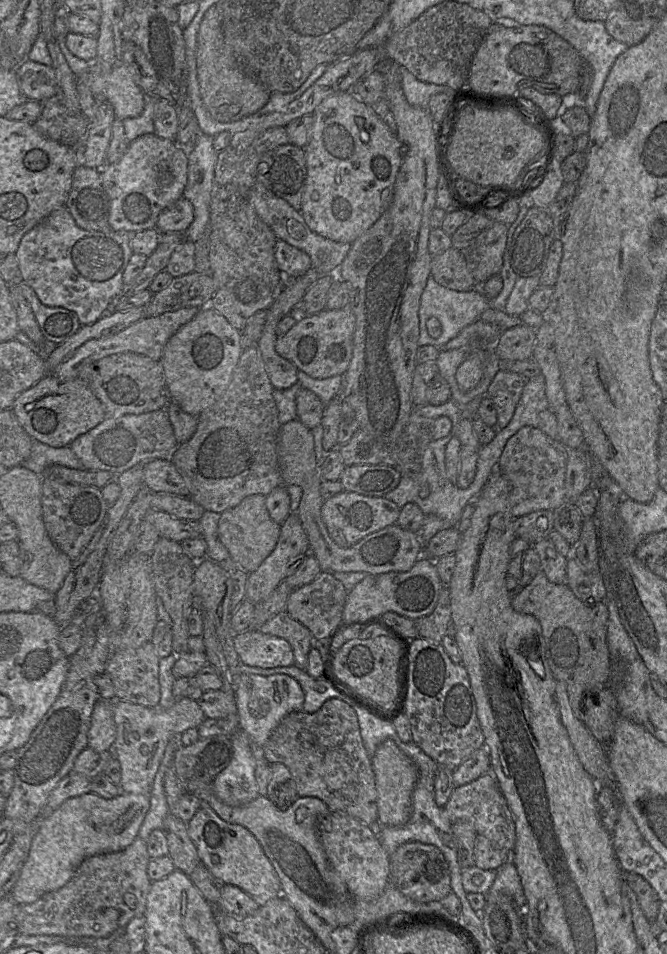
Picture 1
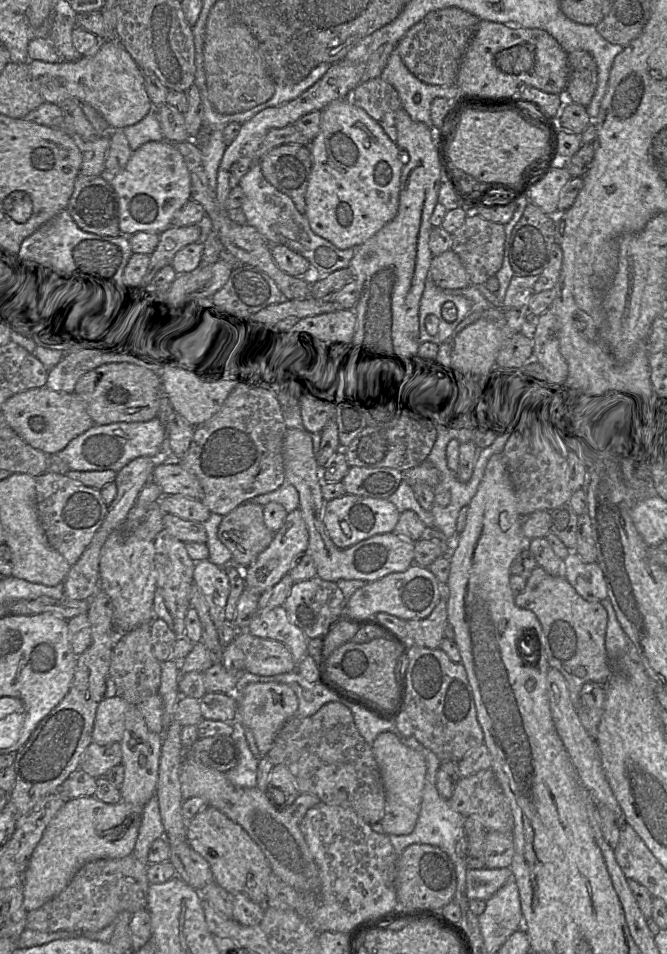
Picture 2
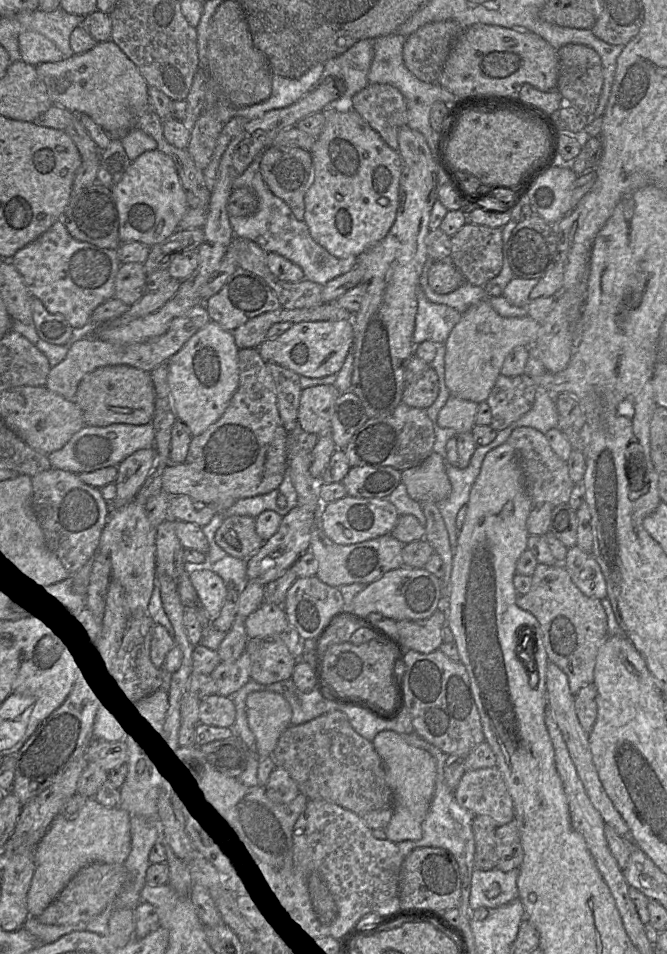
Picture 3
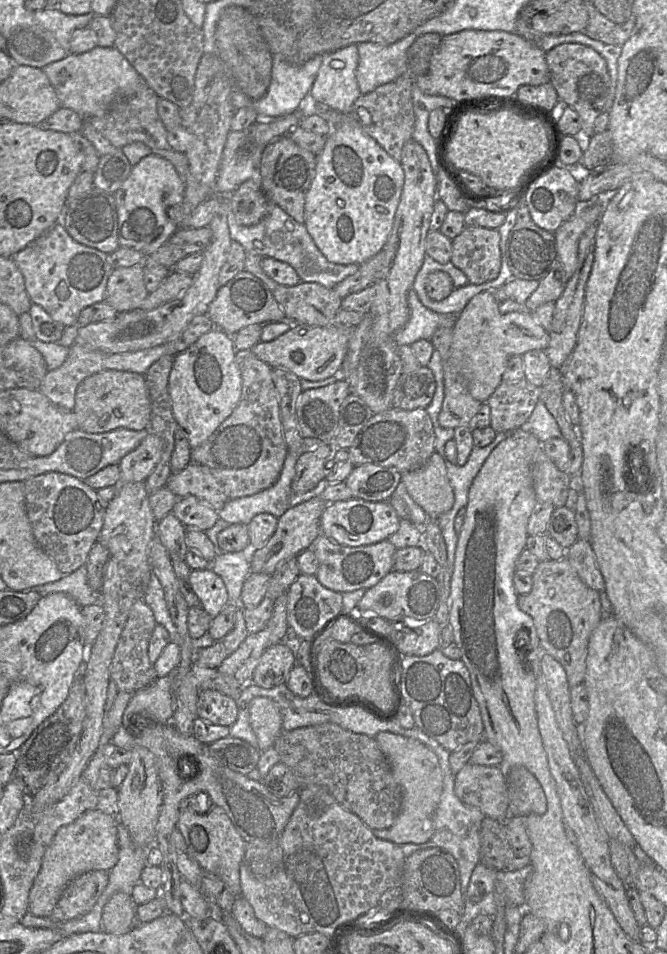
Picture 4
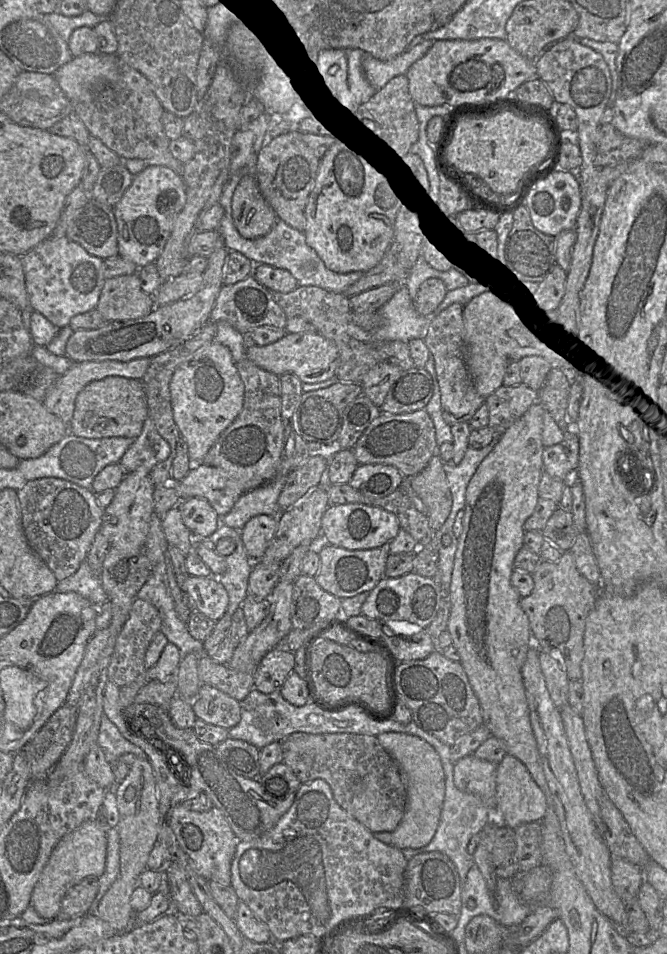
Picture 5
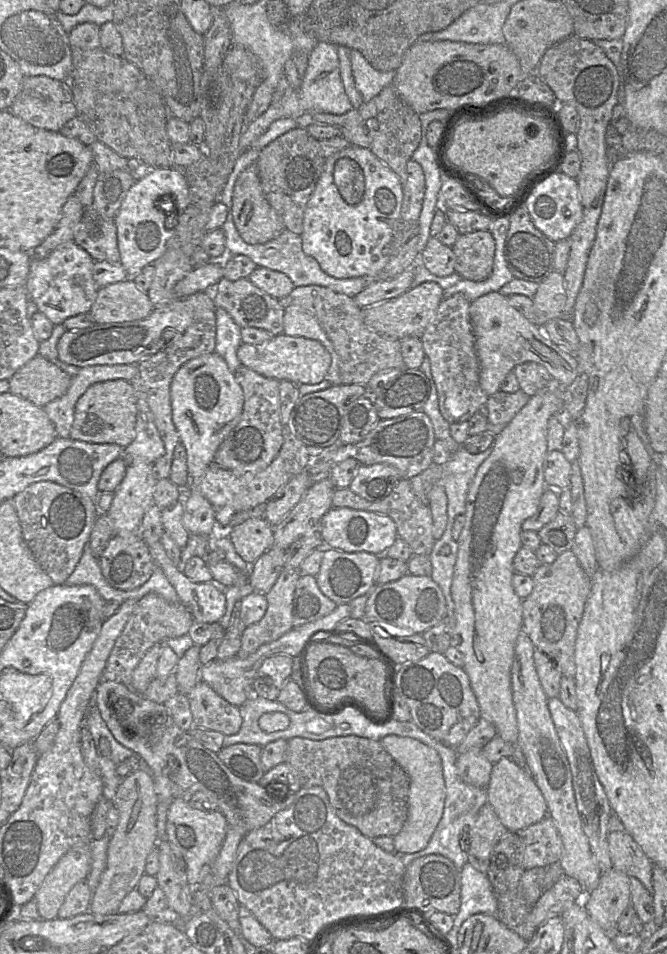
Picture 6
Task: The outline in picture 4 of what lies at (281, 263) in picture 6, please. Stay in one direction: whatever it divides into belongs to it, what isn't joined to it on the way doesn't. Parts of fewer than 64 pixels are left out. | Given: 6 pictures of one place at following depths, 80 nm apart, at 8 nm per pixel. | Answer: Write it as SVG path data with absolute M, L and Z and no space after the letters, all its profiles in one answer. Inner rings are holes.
M268 201L264 218L254 226L242 226L237 223L230 207L224 207L230 238L238 242L247 253L256 253L262 257L270 257L291 265L297 272L301 282L314 282L326 288L334 288L348 276L355 274L360 264L335 264L329 262L318 249L305 223L298 223L283 209Z

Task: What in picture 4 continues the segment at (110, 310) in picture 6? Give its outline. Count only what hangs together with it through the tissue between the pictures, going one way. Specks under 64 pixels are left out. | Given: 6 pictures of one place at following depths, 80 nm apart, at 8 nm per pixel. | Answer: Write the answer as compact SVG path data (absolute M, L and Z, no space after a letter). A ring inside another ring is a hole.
M143 265L119 267L108 278L105 302L117 313L139 309L149 292L143 279Z

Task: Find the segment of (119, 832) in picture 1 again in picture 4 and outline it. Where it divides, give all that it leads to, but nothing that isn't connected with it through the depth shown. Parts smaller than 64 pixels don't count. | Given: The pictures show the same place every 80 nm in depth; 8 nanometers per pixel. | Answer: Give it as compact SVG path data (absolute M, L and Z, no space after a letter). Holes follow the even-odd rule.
M96 808L84 812L74 822L60 827L44 853L40 871L29 893L28 911L37 917L49 917L64 889L74 878L89 871L110 871L119 859L118 825L118 820Z

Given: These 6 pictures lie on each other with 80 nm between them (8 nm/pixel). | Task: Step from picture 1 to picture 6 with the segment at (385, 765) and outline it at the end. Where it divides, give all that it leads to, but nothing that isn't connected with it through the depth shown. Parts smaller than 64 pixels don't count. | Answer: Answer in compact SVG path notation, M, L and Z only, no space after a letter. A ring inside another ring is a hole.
M387 735L380 743L409 777L408 815L401 831L393 837L395 851L404 854L421 851L429 843L444 810L442 761L435 749L413 738Z

